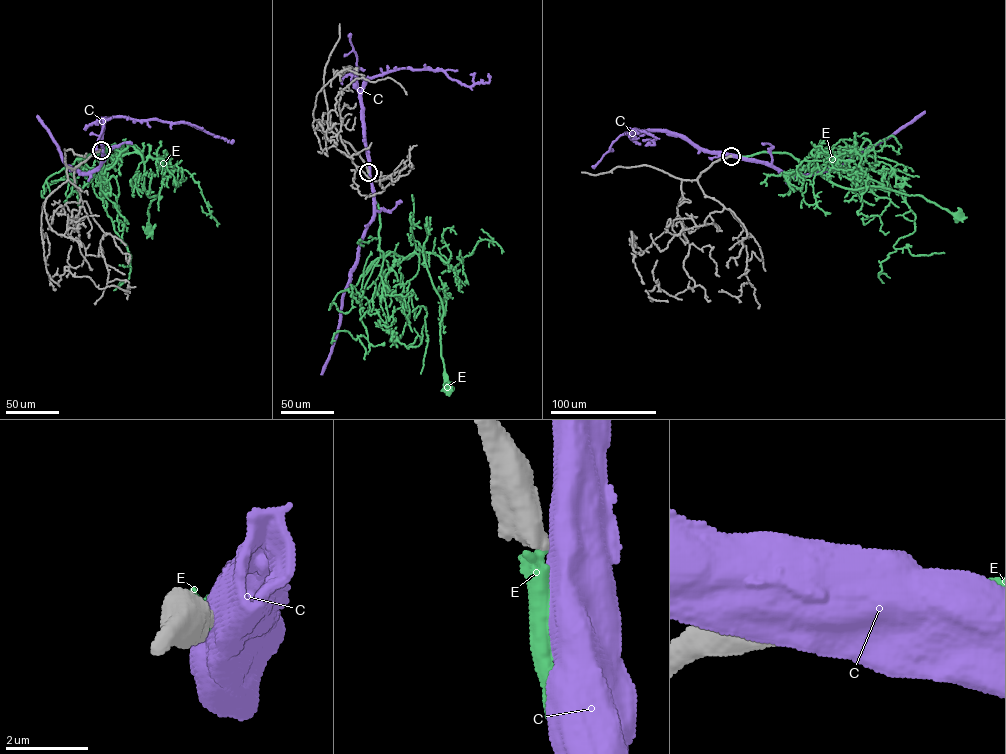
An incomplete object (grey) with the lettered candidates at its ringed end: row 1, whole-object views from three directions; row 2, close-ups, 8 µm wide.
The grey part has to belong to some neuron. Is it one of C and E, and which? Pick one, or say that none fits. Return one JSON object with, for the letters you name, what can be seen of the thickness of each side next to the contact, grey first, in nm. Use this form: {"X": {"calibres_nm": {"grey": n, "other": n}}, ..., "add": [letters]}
{"E": {"calibres_nm": {"grey": 650, "other": 500}}, "add": ["E"]}

